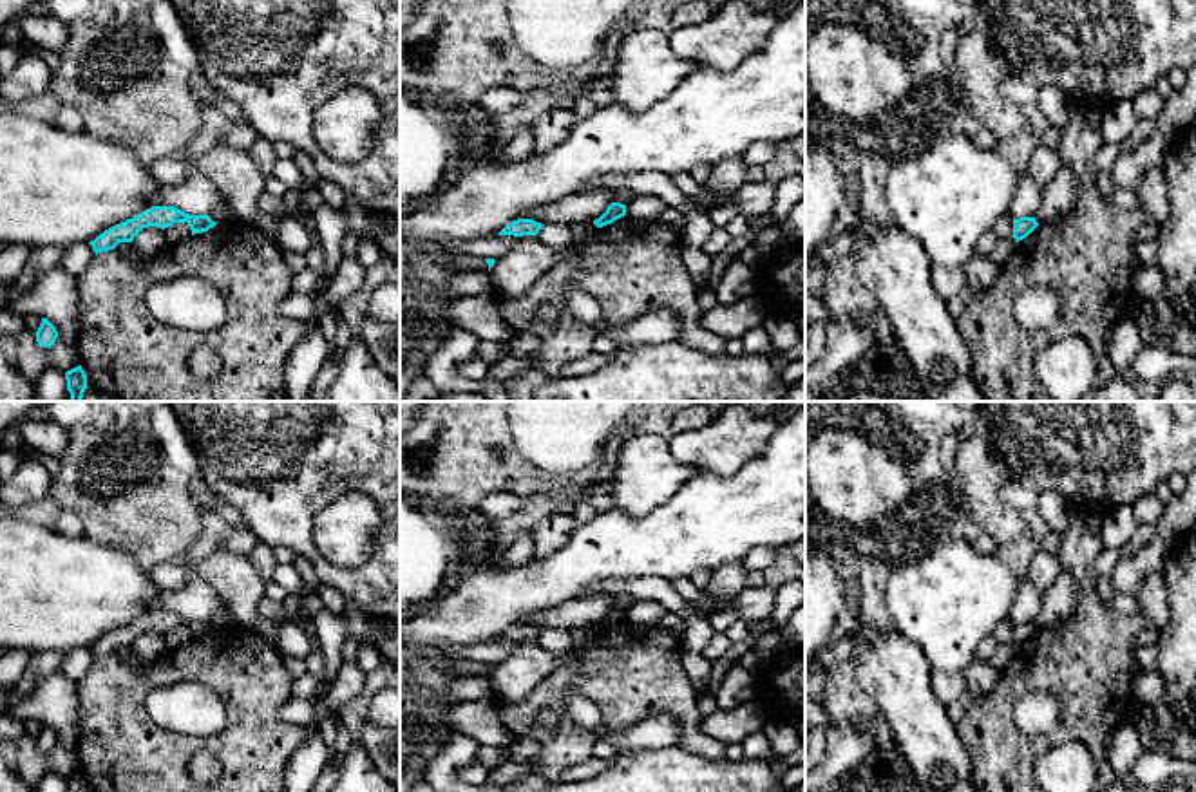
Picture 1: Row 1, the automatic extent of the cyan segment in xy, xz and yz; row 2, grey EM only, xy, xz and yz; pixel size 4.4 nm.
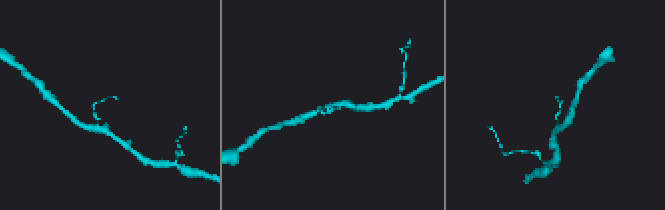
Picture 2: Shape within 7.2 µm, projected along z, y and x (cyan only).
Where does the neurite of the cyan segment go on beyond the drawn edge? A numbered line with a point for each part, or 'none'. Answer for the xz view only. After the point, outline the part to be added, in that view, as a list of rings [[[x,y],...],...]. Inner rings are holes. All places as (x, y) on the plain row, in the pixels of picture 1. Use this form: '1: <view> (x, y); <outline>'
none

